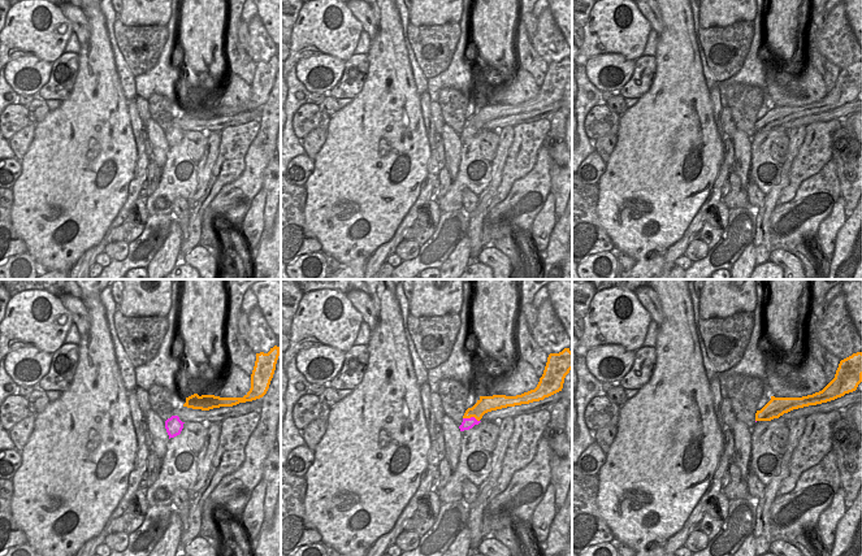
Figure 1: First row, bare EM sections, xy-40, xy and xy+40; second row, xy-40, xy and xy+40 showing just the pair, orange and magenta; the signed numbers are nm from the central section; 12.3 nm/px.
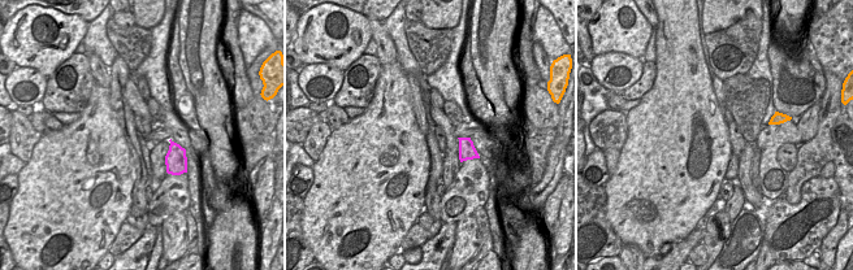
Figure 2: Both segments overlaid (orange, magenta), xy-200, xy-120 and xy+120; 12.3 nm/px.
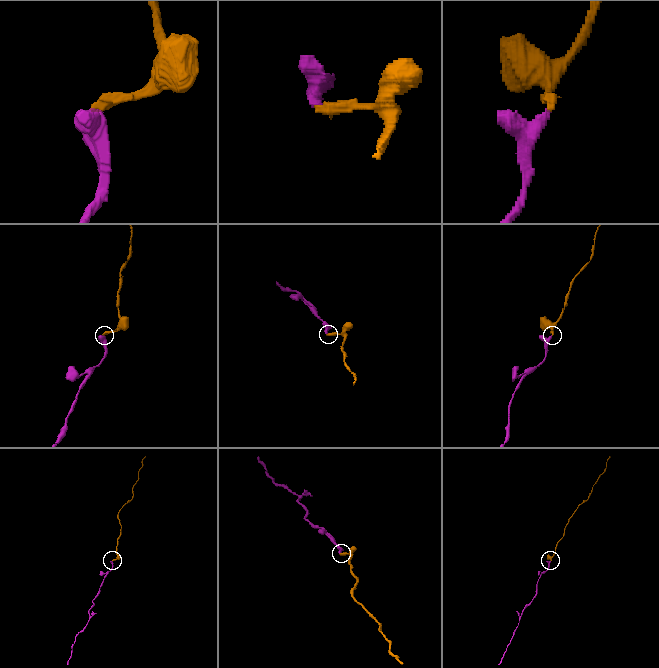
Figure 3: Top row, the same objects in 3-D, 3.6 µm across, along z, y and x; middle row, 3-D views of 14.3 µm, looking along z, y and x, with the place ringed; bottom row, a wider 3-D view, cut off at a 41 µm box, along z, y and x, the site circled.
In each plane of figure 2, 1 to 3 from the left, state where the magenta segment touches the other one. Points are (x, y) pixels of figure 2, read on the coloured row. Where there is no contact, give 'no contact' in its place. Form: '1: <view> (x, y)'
1: no contact
2: no contact
3: no contact

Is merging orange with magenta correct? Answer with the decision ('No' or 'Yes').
Yes.

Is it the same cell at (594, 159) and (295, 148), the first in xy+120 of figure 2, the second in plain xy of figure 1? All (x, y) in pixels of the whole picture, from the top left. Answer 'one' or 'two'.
two

